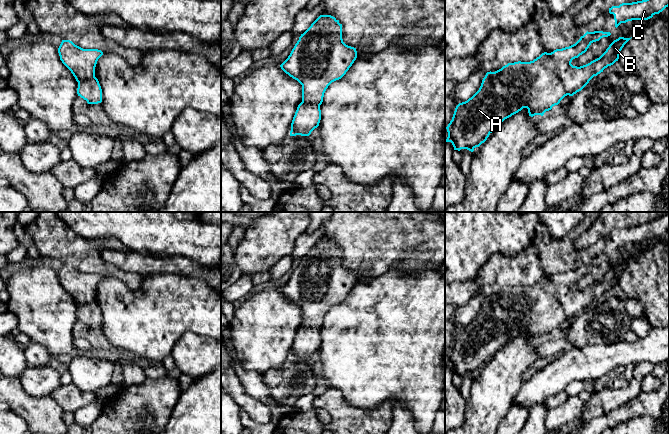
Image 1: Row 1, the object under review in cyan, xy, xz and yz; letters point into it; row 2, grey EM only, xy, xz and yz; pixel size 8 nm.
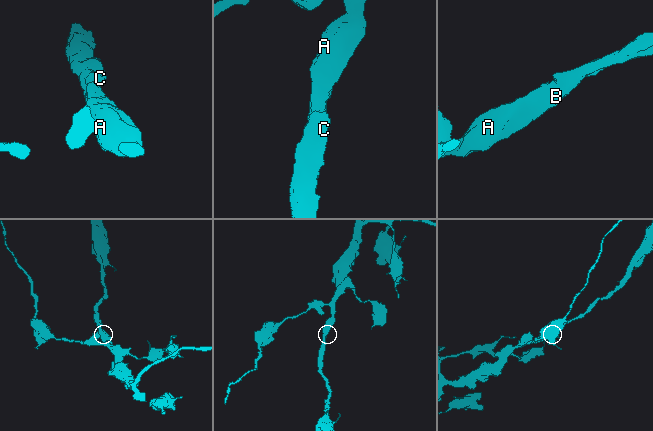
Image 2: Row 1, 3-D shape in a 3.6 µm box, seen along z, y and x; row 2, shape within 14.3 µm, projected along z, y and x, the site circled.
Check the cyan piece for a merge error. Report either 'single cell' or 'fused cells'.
single cell

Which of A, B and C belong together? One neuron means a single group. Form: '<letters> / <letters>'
A B C

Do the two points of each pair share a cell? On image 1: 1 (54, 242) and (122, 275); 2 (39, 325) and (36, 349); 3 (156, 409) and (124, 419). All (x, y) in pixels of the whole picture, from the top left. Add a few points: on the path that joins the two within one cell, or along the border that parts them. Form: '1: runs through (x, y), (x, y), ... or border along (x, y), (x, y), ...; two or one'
1: runs through (71, 248), (82, 253), (91, 262), (105, 269); one
2: border along (31, 340), (40, 343), (50, 357); two
3: runs through (148, 405), (146, 404), (132, 418); one

